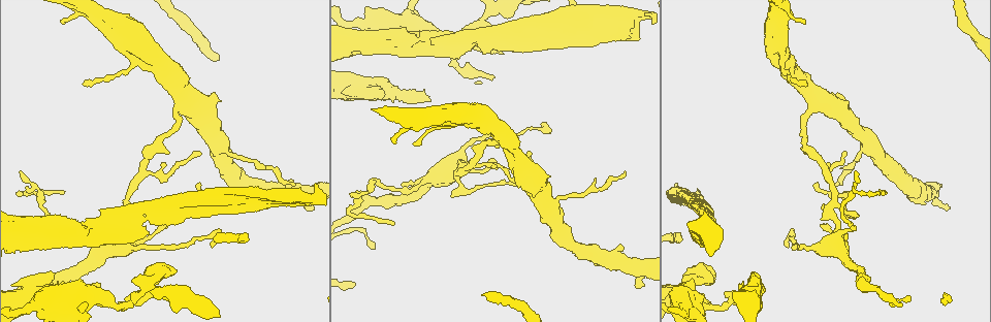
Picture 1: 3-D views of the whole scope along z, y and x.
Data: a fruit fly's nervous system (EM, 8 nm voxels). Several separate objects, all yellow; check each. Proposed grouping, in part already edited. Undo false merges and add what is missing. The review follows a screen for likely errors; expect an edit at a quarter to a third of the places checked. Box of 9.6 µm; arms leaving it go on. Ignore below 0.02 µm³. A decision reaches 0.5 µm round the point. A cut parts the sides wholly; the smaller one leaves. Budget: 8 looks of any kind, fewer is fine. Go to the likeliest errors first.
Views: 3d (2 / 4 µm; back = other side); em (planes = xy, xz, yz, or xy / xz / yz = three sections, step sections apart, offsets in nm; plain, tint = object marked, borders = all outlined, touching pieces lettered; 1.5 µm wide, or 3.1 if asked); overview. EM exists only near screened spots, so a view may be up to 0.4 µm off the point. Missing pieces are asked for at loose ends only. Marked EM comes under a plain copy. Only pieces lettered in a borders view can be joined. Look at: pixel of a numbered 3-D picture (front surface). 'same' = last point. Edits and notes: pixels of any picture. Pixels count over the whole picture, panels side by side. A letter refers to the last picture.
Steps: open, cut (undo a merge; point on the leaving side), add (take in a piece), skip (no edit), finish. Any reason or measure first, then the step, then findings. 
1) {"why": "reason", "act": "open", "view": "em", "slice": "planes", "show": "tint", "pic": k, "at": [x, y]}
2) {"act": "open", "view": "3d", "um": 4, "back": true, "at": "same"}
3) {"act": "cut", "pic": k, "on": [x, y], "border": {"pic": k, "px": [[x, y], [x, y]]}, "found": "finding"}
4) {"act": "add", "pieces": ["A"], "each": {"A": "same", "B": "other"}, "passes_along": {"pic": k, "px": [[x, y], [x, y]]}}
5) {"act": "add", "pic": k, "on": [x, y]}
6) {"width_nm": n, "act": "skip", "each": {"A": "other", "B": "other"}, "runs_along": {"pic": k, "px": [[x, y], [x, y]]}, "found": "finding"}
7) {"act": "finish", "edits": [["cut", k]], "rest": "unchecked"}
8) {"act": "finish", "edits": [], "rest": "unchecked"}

{"why": "stops while still wide", "act": "open", "view": "em", "slice": "xz", "step": 8, "show": "tint", "pic": 1, "at": [476, 44]}

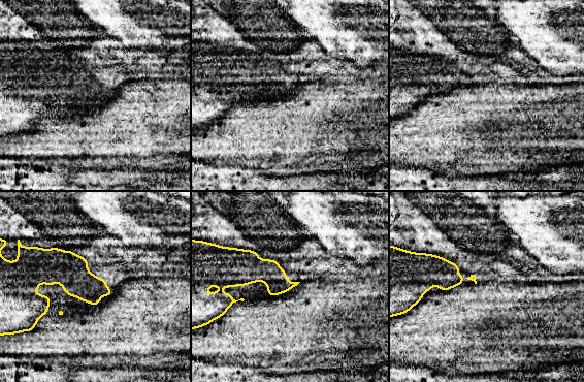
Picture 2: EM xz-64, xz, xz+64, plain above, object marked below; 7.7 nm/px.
{"act": "open", "view": "em", "slice": "planes", "show": "borders", "at": "same"}

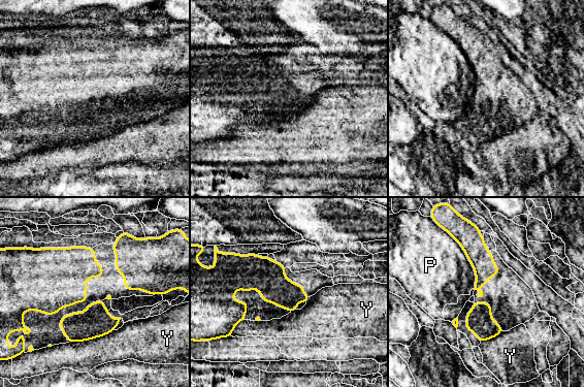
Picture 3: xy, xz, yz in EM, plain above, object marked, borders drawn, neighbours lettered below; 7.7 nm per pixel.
{"act": "skip", "each": {"P": "other", "Y": "other"}, "border": {"pic": 3, "px": [[451, 236], [474, 270], [474, 288]]}, "found": "none of them fits"}

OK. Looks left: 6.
{"why": "free end", "act": "open", "view": "em", "slice": "planes", "show": "borders", "pic": 1, "at": [394, 224]}

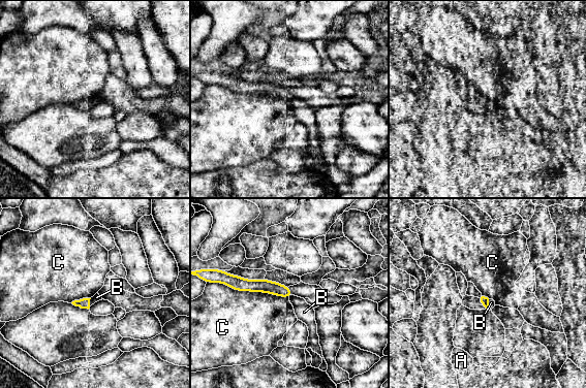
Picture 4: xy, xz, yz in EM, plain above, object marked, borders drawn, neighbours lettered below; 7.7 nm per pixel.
{"width_nm": 70, "act": "add", "pieces": ["B"], "each": {"A": "other", "B": "same", "C": "other"}, "found": "the neuron continues"}

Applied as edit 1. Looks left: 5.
{"act": "finish", "edits": [["add", 4]], "rest": "unchecked"}

